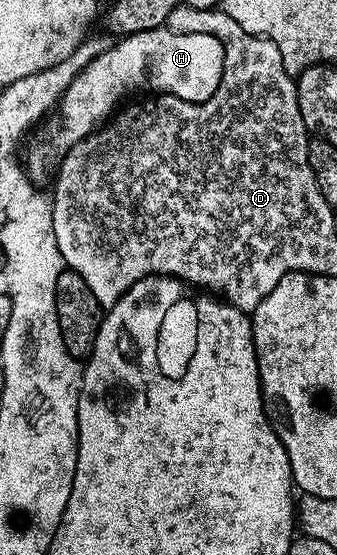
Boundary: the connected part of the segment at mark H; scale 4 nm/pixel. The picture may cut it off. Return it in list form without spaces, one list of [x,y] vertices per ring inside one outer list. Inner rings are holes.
[[[161,28],[123,35],[108,51],[87,64],[66,88],[54,113],[43,123],[40,143],[28,154],[28,177],[37,184],[44,184],[47,178],[49,181],[54,164],[59,163],[62,152],[107,122],[125,101],[124,93],[148,90],[144,92],[151,92],[153,95],[172,94],[182,100],[205,102],[210,100],[210,96],[214,96],[214,92],[218,92],[223,71],[224,46],[209,34],[183,34]]]

